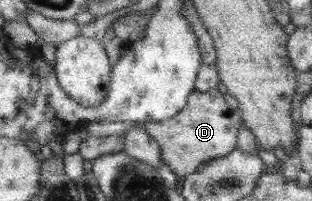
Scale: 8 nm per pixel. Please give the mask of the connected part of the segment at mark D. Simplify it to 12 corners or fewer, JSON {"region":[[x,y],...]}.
{"region":[[218,89],[144,128],[186,177],[238,147],[243,124]]}

